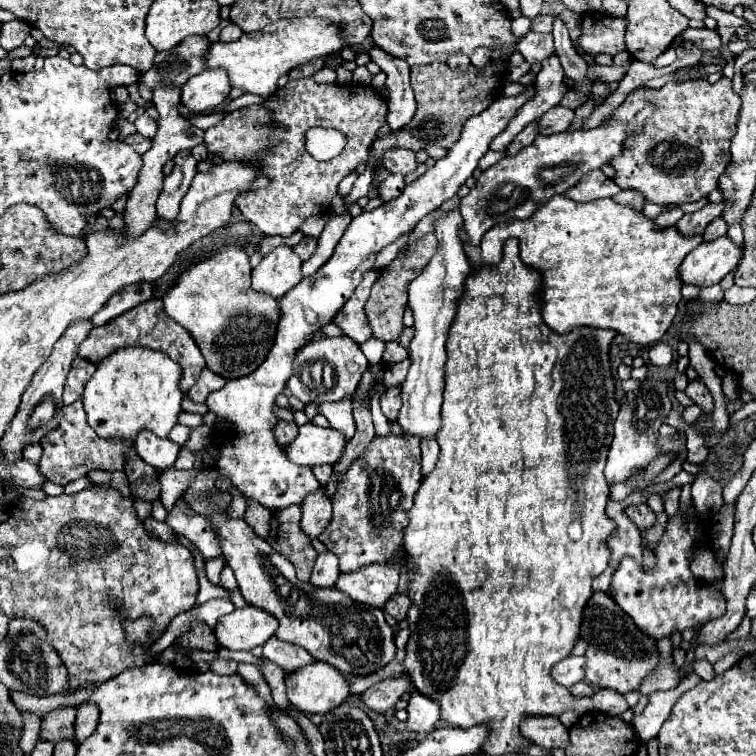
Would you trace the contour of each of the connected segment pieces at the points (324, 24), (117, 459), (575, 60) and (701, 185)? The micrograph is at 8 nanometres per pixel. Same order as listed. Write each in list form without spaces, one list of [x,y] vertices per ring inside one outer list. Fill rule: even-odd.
[[[303,17],[303,19],[281,19],[277,23],[267,25],[261,31],[255,33],[243,33],[233,43],[211,43],[205,55],[205,67],[207,69],[219,69],[223,67],[229,75],[231,87],[239,87],[245,93],[259,95],[263,99],[271,97],[277,91],[277,79],[297,65],[303,65],[311,59],[337,53],[345,47],[339,29],[329,19],[315,19],[315,17]]]
[[[75,401],[63,407],[63,419],[59,427],[45,435],[45,439],[41,441],[41,447],[43,447],[43,457],[39,461],[39,471],[49,481],[57,485],[67,485],[69,481],[85,477],[89,475],[89,471],[95,471],[95,469],[123,471],[127,451],[133,447],[133,443],[123,443],[123,439],[99,439],[99,435],[95,435],[95,431],[87,423],[83,403]]]
[[[555,17],[555,27],[553,27],[553,39],[555,39],[555,49],[557,49],[557,57],[565,69],[565,75],[569,79],[575,81],[575,89],[591,95],[591,87],[589,87],[589,79],[585,77],[587,73],[587,63],[585,59],[575,51],[571,39],[569,39],[569,31],[565,27],[565,23]]]
[[[721,77],[717,83],[709,81],[669,81],[661,89],[639,89],[627,95],[627,99],[613,111],[611,119],[627,121],[627,127],[633,127],[633,115],[641,111],[647,103],[655,105],[655,113],[645,121],[645,131],[639,135],[627,135],[623,143],[623,153],[611,161],[615,167],[615,183],[621,189],[637,189],[645,195],[647,201],[659,205],[681,205],[693,203],[701,197],[707,197],[719,185],[719,175],[727,169],[731,161],[729,145],[731,135],[735,135],[737,113],[741,107],[739,95],[731,87],[731,79]]]

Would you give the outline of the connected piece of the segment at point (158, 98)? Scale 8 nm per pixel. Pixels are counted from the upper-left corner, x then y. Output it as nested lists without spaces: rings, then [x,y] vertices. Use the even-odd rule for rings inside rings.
[[[171,87],[171,89],[155,89],[153,91],[153,105],[155,109],[159,111],[159,119],[157,119],[157,135],[151,143],[151,149],[143,155],[143,167],[139,171],[139,179],[137,179],[137,185],[133,187],[129,199],[127,199],[127,205],[125,205],[125,227],[127,227],[127,235],[135,237],[135,235],[141,235],[143,231],[147,231],[153,223],[153,219],[157,217],[155,215],[155,199],[159,199],[159,193],[163,189],[163,165],[173,159],[173,155],[177,151],[183,151],[183,149],[193,149],[195,145],[199,145],[203,141],[203,131],[201,129],[195,129],[181,113],[179,113],[179,101],[181,101],[181,93],[177,87]]]

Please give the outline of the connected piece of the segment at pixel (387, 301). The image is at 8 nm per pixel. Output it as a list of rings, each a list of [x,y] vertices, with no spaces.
[[[427,233],[421,239],[413,241],[407,247],[407,253],[399,255],[393,263],[389,263],[383,269],[383,275],[375,281],[375,285],[371,289],[371,297],[365,303],[365,313],[367,313],[367,319],[371,323],[373,335],[377,339],[395,341],[399,337],[399,333],[403,329],[403,311],[407,307],[407,287],[425,269],[425,265],[435,255],[435,251],[437,251],[437,237],[435,237],[435,233]]]

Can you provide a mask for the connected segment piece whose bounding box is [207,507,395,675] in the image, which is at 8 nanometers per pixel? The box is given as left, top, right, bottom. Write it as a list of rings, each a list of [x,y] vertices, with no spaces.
[[[229,507],[213,509],[207,521],[219,539],[223,557],[233,569],[245,601],[277,617],[279,629],[275,637],[305,647],[317,661],[325,661],[345,675],[369,675],[393,661],[395,633],[387,625],[383,609],[351,601],[337,589],[319,589],[311,583],[299,583],[293,565],[265,539],[255,535],[245,519],[233,519]]]

